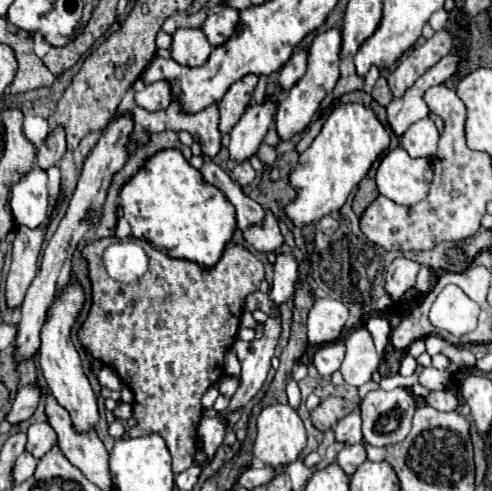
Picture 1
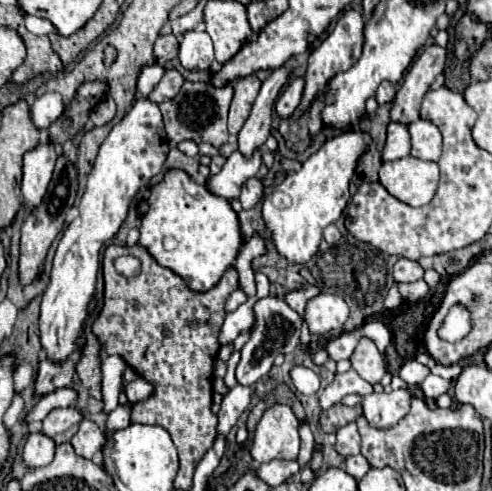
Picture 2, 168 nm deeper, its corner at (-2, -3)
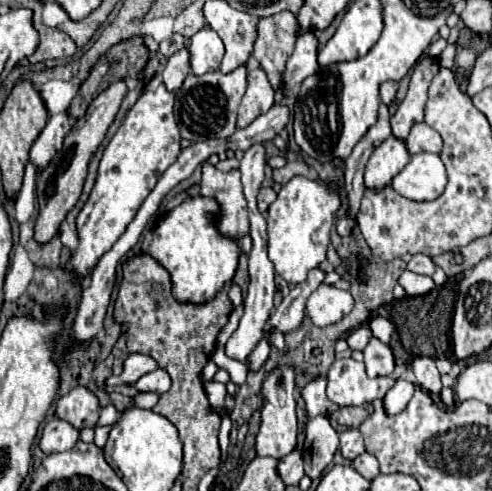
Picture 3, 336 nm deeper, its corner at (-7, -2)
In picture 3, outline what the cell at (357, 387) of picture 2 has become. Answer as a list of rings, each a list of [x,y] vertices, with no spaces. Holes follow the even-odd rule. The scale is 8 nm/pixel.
[[[339,358],[327,374],[327,398],[339,406],[361,406],[383,398],[393,384],[393,378],[371,380],[365,374],[363,362]]]

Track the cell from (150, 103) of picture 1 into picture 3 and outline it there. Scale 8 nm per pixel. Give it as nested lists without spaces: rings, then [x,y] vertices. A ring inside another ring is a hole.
[[[183,48],[169,58],[169,62],[163,70],[163,84],[167,86],[169,92],[175,92],[175,90],[179,90],[179,86],[183,84],[187,74],[189,74],[189,50]]]

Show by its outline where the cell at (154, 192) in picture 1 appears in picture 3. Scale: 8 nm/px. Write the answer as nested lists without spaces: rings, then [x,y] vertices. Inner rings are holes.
[[[193,196],[183,200],[171,212],[167,212],[165,218],[153,230],[153,238],[147,252],[163,268],[169,270],[173,294],[179,302],[205,304],[233,280],[241,248],[235,238],[229,238],[219,232],[219,214],[221,206],[217,204],[217,200]]]

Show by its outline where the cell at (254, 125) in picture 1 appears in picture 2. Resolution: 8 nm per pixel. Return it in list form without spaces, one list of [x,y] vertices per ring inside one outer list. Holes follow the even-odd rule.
[[[234,151],[228,157],[226,165],[220,169],[220,173],[208,177],[206,189],[224,199],[238,199],[242,183],[246,183],[246,179],[254,177],[258,173],[260,165],[262,165],[260,151],[254,153],[254,157],[250,157],[250,159],[246,159],[240,151]]]

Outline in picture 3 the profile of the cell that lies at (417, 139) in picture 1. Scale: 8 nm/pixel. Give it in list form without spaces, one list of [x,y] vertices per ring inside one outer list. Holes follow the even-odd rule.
[[[425,122],[415,124],[405,142],[407,142],[407,150],[411,154],[419,154],[419,152],[439,154],[443,148],[443,140],[441,140],[439,132],[433,130],[431,126],[427,126]]]

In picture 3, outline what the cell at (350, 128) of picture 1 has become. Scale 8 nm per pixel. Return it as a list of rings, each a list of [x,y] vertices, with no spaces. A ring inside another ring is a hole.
[[[295,176],[279,190],[277,200],[267,210],[269,258],[275,264],[275,274],[279,274],[289,284],[299,284],[307,278],[309,270],[317,268],[325,260],[329,232],[339,208],[341,198],[337,186],[323,182],[321,178],[309,180]]]

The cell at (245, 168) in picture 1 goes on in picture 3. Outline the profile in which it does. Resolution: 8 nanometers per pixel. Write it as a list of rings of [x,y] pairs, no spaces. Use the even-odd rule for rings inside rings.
[[[259,188],[259,194],[257,194],[257,208],[259,212],[265,212],[269,208],[269,204],[275,200],[275,192],[273,188]]]

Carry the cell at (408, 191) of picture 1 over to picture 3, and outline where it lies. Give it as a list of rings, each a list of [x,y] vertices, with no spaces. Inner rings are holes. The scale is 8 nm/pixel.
[[[415,154],[409,164],[393,178],[391,186],[409,200],[435,200],[443,194],[447,174],[437,154]]]

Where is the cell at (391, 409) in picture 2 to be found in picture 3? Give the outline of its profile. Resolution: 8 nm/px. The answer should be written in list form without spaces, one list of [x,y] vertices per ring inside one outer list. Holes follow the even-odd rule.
[[[397,380],[395,386],[385,394],[383,398],[383,408],[389,416],[395,416],[399,412],[403,412],[409,404],[409,400],[413,398],[413,392],[415,392],[415,386],[407,380]]]

